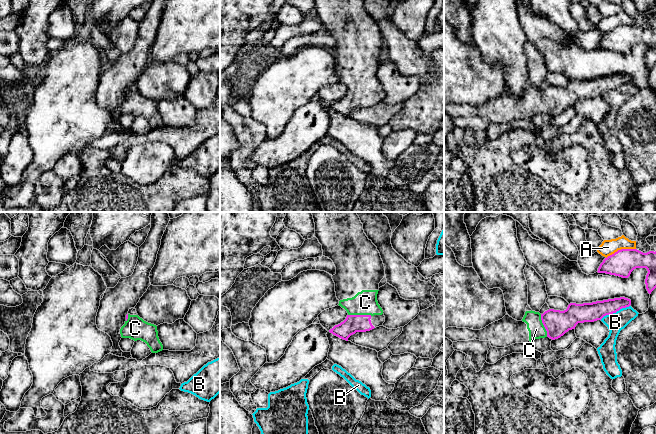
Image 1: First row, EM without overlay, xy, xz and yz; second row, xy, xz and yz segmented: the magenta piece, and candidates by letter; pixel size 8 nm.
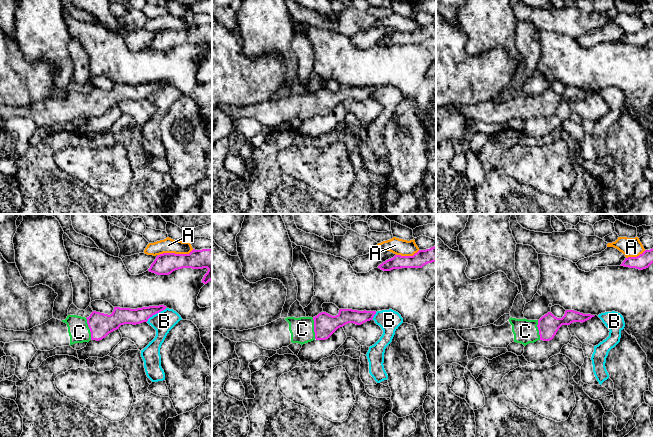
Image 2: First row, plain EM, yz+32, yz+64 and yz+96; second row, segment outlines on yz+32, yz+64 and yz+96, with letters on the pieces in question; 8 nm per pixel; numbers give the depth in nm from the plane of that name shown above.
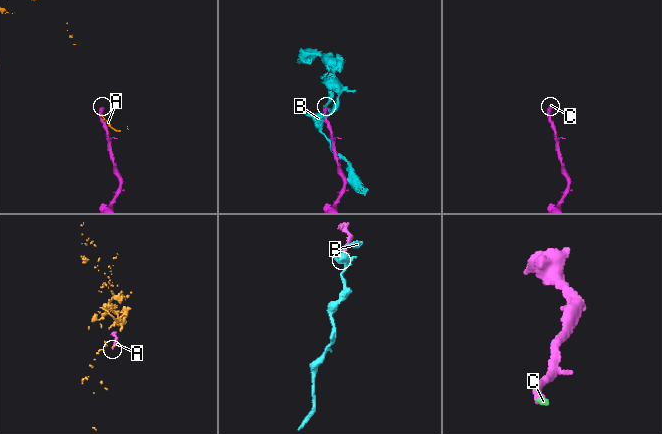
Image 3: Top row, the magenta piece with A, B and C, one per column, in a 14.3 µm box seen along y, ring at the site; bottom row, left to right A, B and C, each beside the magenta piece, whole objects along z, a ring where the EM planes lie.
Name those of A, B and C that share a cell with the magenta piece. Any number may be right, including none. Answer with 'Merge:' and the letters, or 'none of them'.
Merge: C

